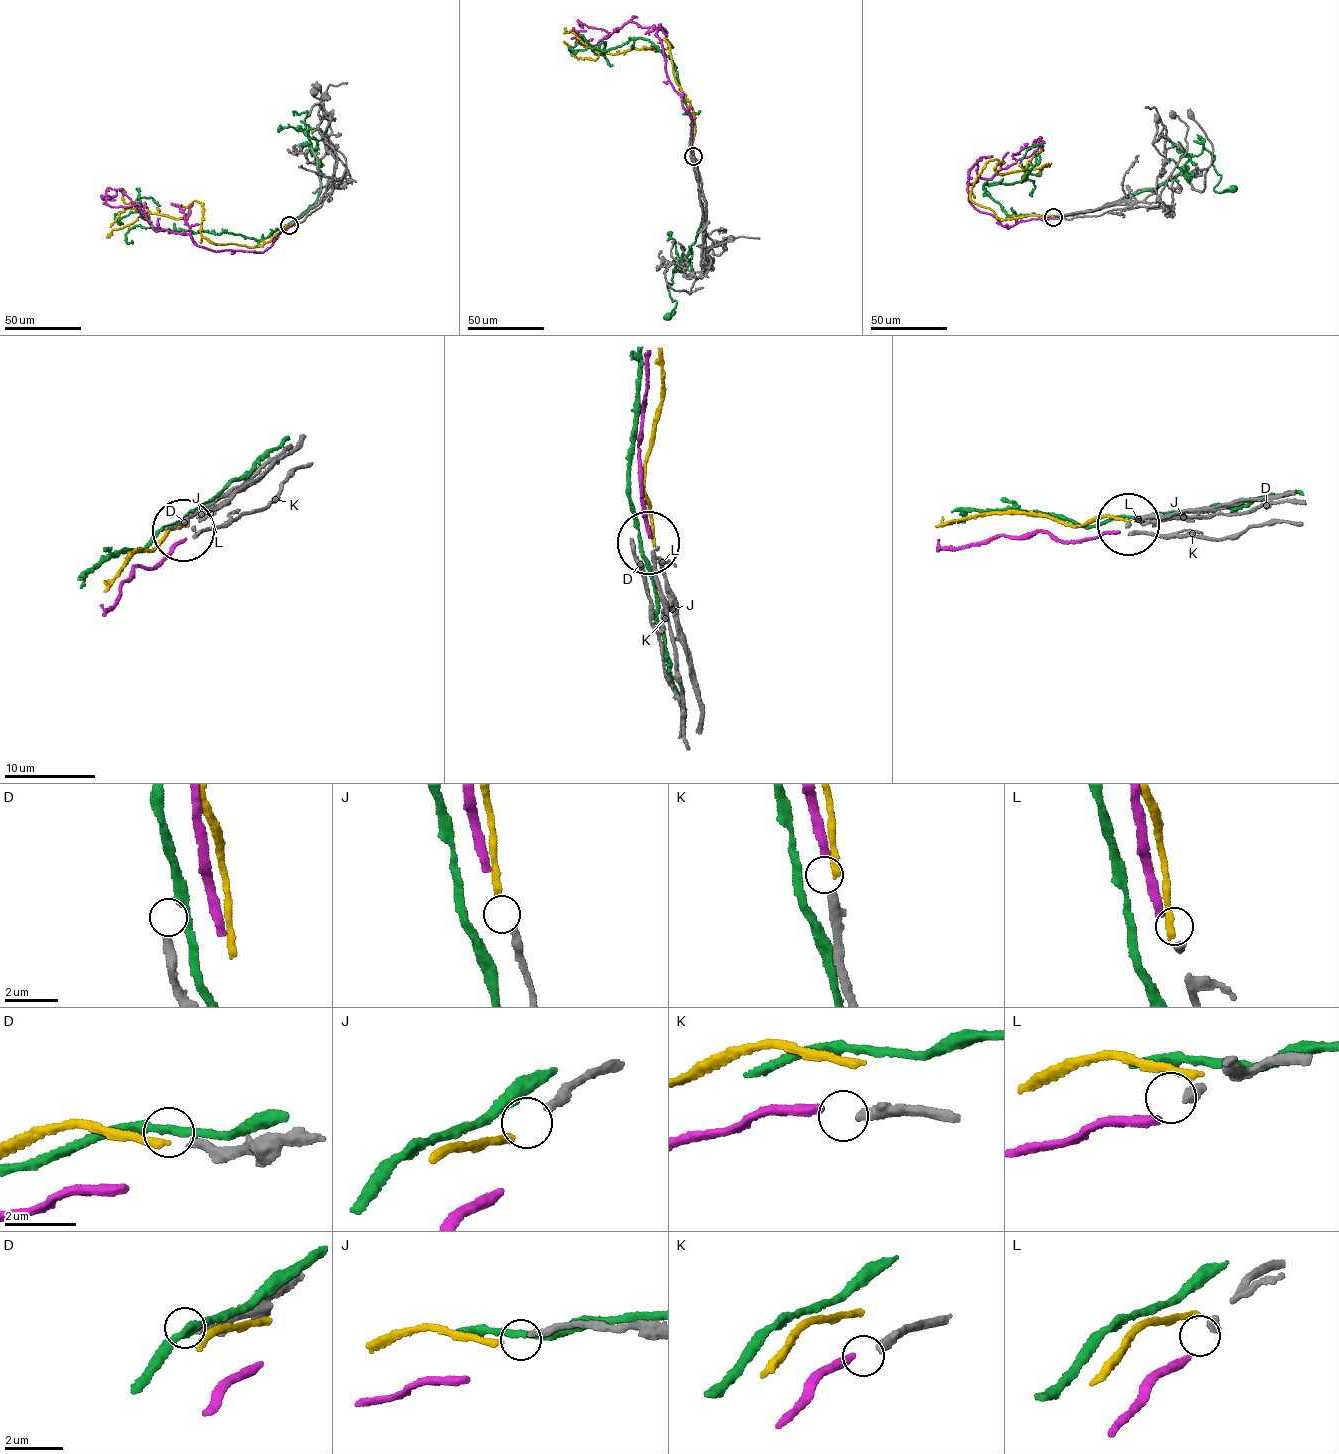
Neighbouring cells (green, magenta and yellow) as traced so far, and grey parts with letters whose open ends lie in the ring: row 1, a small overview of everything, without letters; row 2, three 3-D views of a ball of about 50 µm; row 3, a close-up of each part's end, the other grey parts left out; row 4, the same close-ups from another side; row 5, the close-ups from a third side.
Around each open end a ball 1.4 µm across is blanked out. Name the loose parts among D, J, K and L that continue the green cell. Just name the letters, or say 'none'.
none

